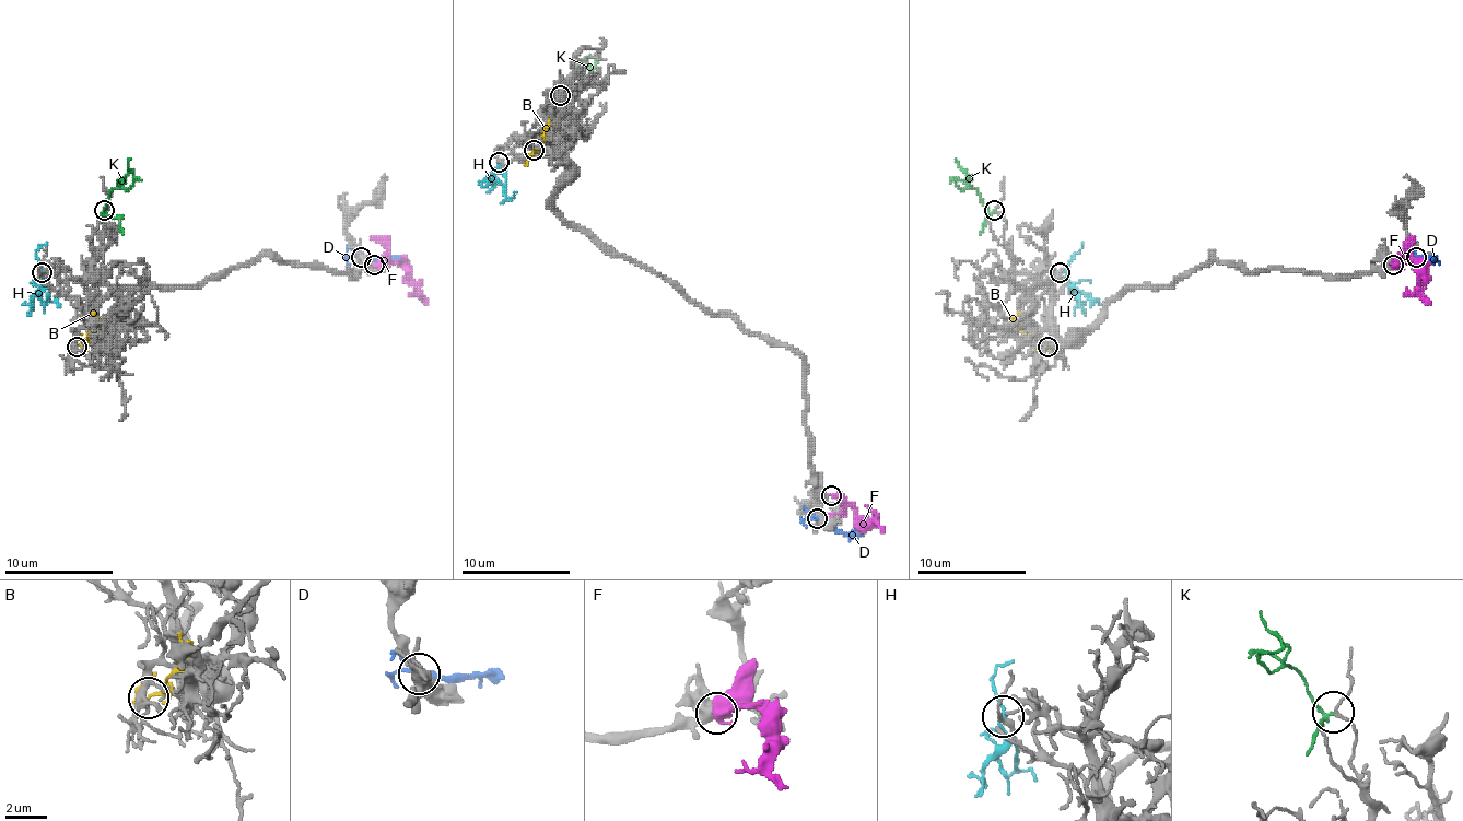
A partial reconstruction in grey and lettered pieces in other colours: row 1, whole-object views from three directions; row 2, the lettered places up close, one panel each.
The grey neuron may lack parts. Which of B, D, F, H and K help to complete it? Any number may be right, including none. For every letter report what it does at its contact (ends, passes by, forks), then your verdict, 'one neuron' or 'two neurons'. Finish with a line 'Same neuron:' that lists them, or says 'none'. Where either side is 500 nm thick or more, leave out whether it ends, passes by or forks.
B: it forks; two neurons
D: it forks; two neurons
F: it ends; one neuron
H: it passes by; two neurons
K: it passes by; two neurons
Same neuron: F

